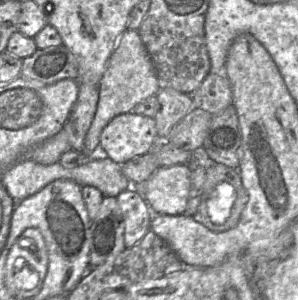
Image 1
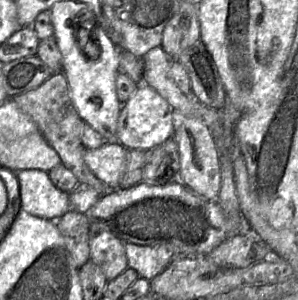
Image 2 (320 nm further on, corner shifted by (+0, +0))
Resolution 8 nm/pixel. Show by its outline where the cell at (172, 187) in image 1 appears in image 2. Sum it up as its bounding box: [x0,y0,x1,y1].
[84,143,128,190]

